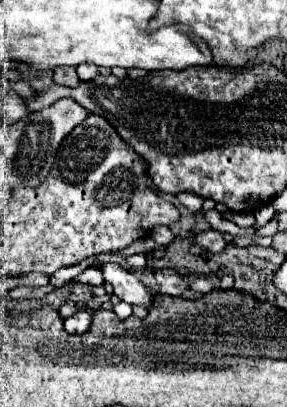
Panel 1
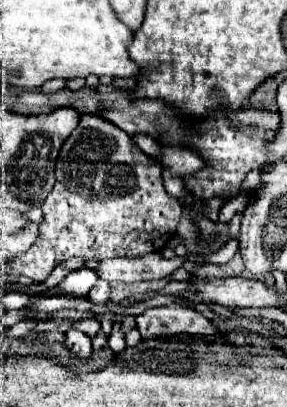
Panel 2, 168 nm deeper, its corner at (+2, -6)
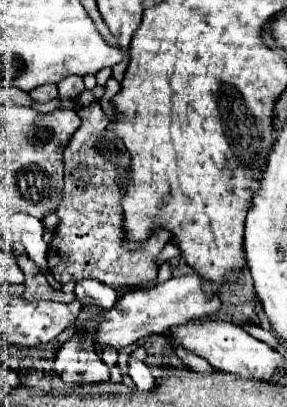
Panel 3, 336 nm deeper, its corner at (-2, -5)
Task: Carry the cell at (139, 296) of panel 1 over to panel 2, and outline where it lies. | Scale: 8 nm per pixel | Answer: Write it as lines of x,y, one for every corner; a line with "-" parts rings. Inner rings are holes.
155,306
147,308
137,316
137,328
143,338
153,336
173,336
173,334
195,334
195,336
213,336
217,328
199,312
187,306

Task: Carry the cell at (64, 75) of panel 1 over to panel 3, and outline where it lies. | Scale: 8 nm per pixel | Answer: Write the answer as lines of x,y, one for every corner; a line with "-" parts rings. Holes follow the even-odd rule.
51,83
51,85
41,85
41,87
33,89
29,95
31,95
31,99
37,101
37,103
47,103
47,101
59,97
59,93
57,93
57,85
53,85
53,83

